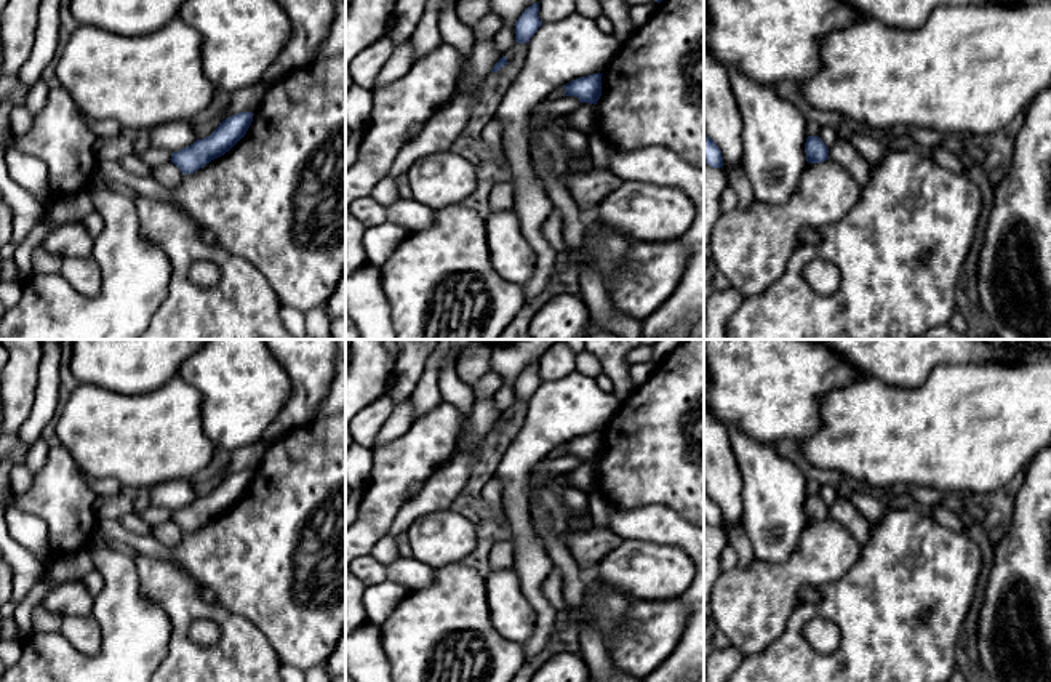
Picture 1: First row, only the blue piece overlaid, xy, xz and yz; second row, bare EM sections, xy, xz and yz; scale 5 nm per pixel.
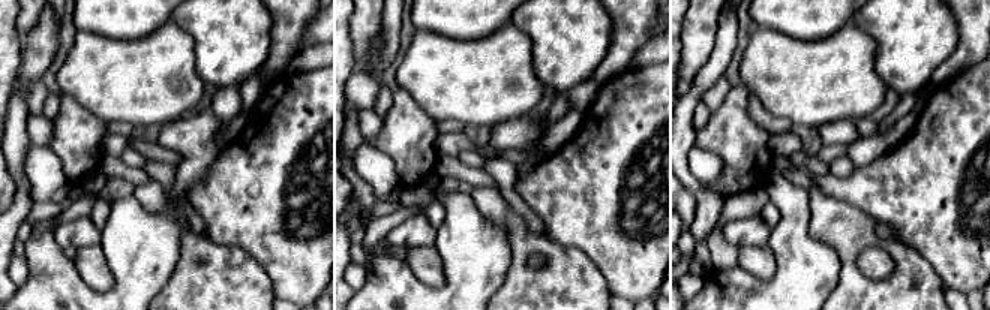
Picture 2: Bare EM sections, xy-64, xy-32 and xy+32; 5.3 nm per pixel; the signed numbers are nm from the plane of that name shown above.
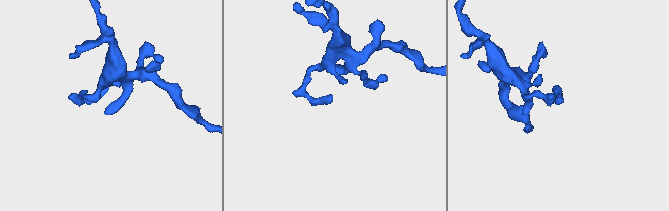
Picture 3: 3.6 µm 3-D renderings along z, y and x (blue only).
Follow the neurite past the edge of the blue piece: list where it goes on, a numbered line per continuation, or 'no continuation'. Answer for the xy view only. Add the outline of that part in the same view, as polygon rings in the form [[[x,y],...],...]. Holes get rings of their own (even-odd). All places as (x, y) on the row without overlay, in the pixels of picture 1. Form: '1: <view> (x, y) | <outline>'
no continuation

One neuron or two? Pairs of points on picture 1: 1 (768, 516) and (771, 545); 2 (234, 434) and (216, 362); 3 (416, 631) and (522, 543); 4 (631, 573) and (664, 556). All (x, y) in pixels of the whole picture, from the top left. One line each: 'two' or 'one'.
1: one
2: one
3: two
4: one

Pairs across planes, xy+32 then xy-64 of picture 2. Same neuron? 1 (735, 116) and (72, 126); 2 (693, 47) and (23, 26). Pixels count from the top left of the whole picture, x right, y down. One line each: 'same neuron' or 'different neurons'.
1: same neuron
2: same neuron

